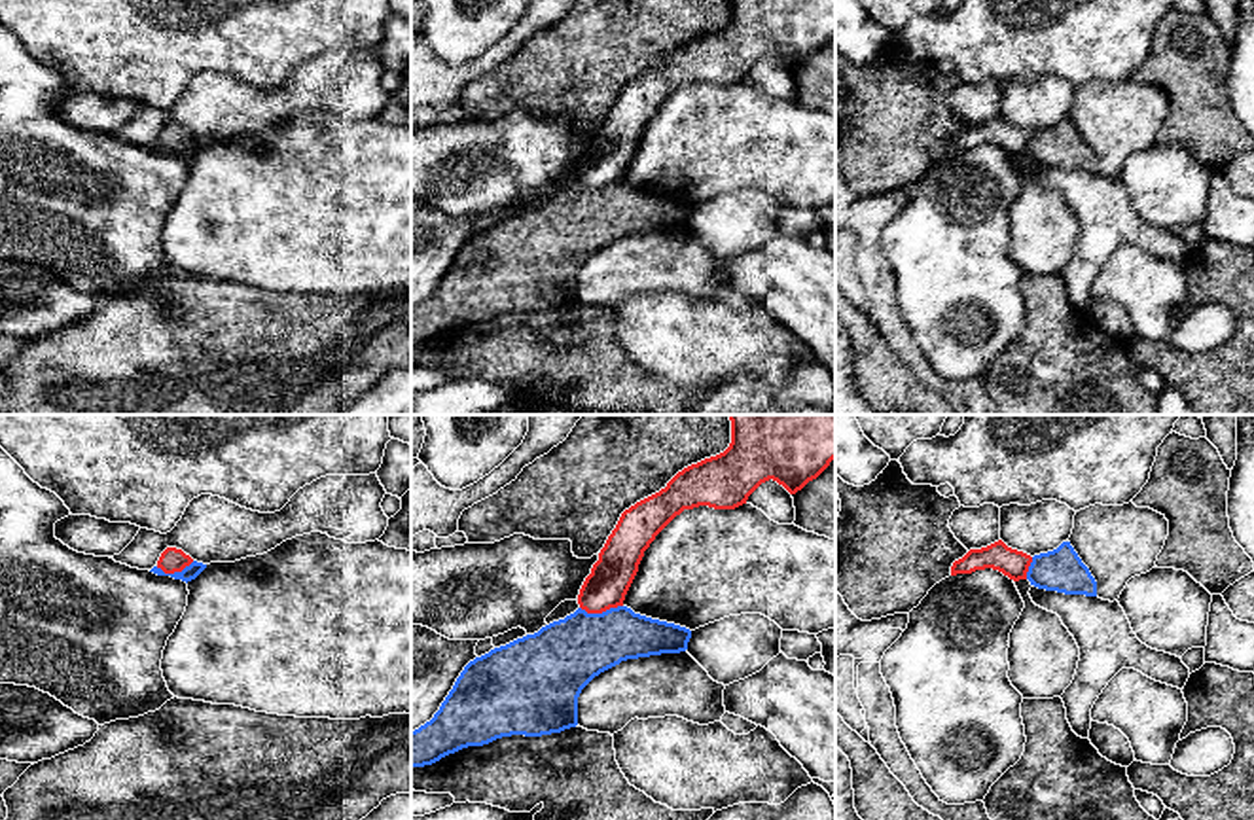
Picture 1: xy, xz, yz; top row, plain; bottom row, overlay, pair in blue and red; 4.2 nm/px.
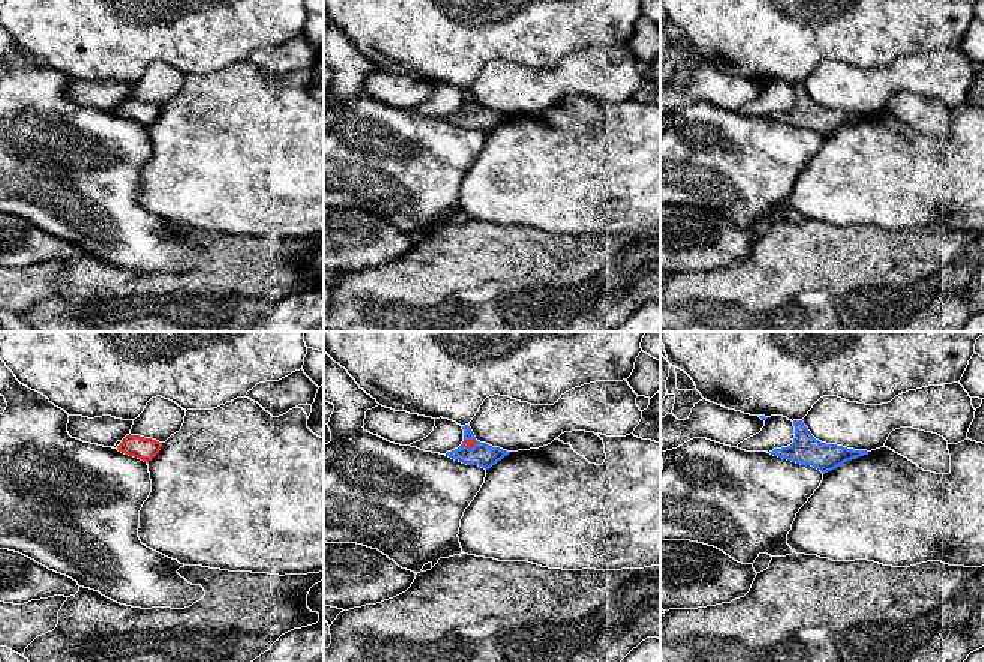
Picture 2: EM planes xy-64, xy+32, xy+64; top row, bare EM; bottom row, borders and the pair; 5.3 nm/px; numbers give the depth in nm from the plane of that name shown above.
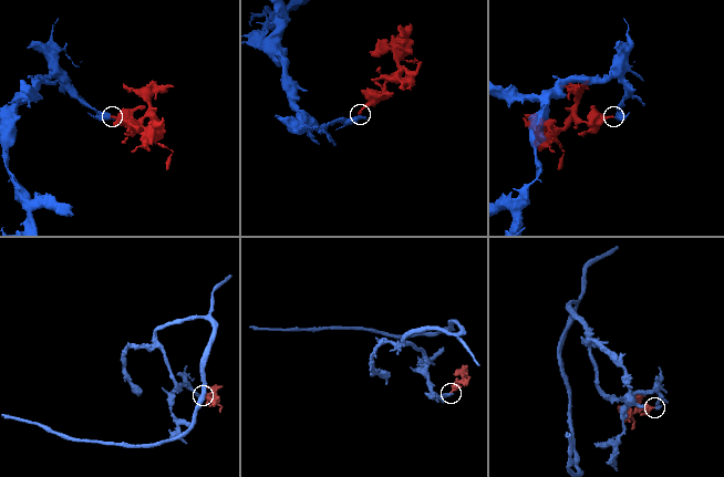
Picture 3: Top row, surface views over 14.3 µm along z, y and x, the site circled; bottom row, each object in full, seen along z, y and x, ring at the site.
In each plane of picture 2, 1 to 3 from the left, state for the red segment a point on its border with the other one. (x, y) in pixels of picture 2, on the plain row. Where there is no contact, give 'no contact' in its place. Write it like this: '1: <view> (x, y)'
1: no contact
2: xy+32 (470, 111)
3: no contact

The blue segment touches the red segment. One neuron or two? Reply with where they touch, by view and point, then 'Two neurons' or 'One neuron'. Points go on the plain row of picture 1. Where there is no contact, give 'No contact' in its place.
Touches blue at xz (603, 188). Two neurons

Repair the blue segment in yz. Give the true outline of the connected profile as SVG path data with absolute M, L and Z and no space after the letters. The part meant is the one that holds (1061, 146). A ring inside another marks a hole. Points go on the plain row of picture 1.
M1070 117L1032 133L1027 148L1030 161L1065 170L1097 172L1097 157Z

